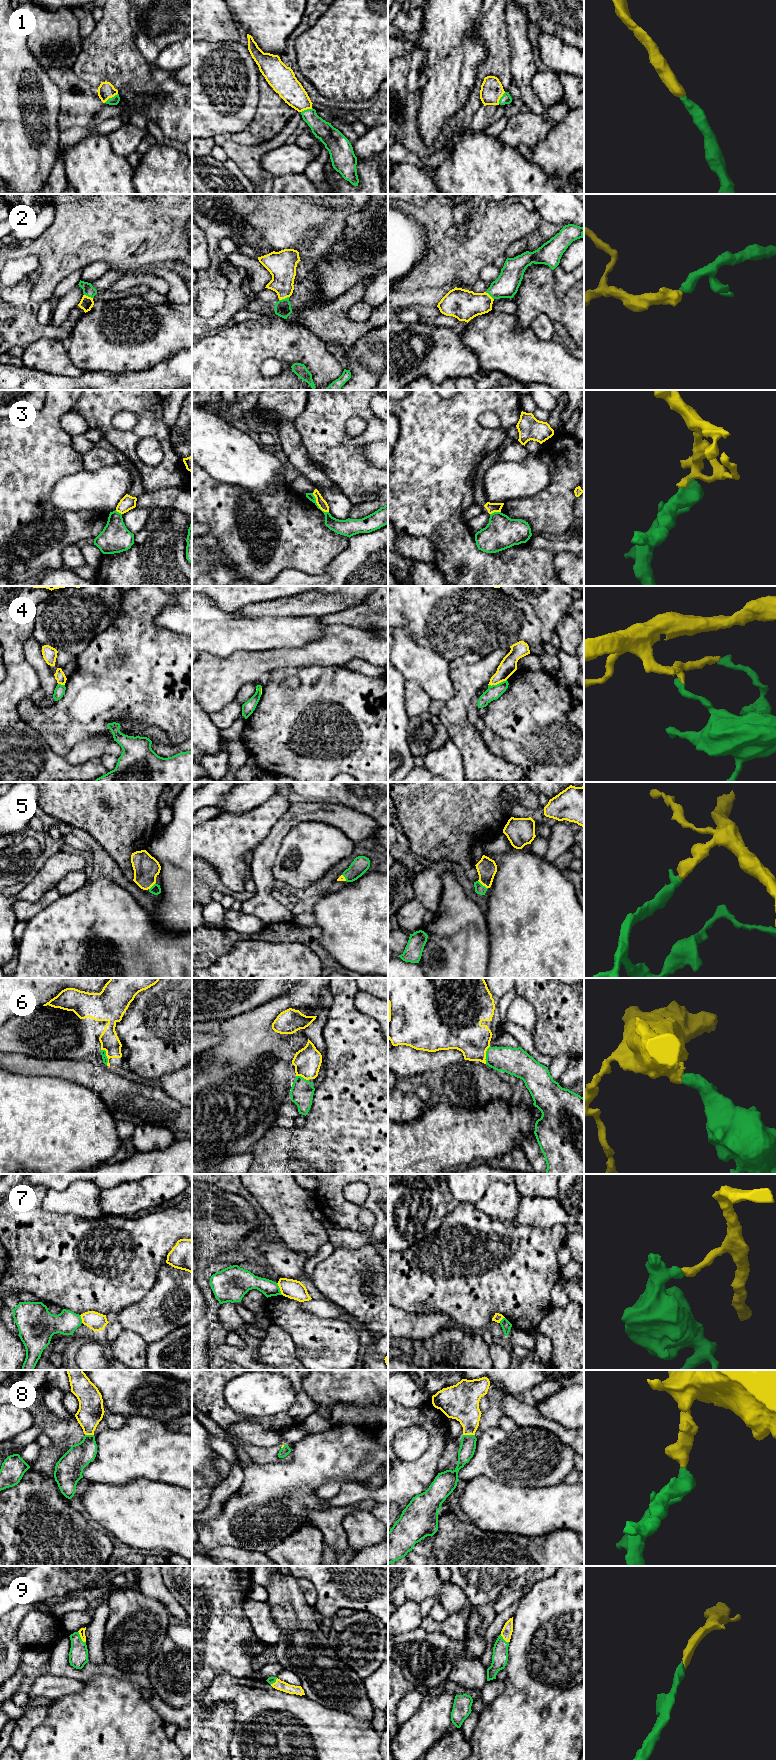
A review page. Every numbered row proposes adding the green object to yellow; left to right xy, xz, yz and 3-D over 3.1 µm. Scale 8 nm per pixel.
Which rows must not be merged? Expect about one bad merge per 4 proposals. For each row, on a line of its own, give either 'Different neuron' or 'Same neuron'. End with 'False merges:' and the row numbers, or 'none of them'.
1: Same neuron
2: Same neuron
3: Different neuron
4: Different neuron
5: Same neuron
6: Same neuron
7: Different neuron
8: Same neuron
9: Same neuron
False merges: 3, 4, 7

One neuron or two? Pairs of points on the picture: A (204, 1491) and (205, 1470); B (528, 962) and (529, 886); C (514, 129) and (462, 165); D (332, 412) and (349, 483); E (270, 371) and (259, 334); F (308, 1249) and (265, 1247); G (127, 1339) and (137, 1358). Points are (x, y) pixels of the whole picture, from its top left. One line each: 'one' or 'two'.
A: two
B: one
C: two
D: one
E: two
F: two
G: one

